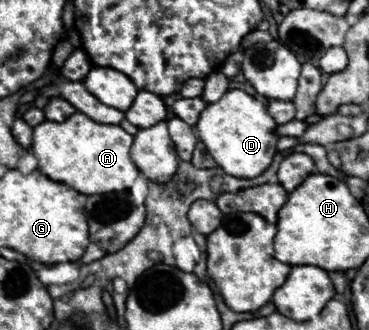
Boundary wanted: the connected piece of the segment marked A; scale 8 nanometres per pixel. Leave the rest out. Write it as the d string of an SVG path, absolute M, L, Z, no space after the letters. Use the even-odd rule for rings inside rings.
M82 112L72 114L62 124L44 120L34 128L32 152L38 158L38 168L50 180L68 184L80 194L108 194L128 190L138 178L138 168L130 160L130 146L134 138L120 126L100 124Z

